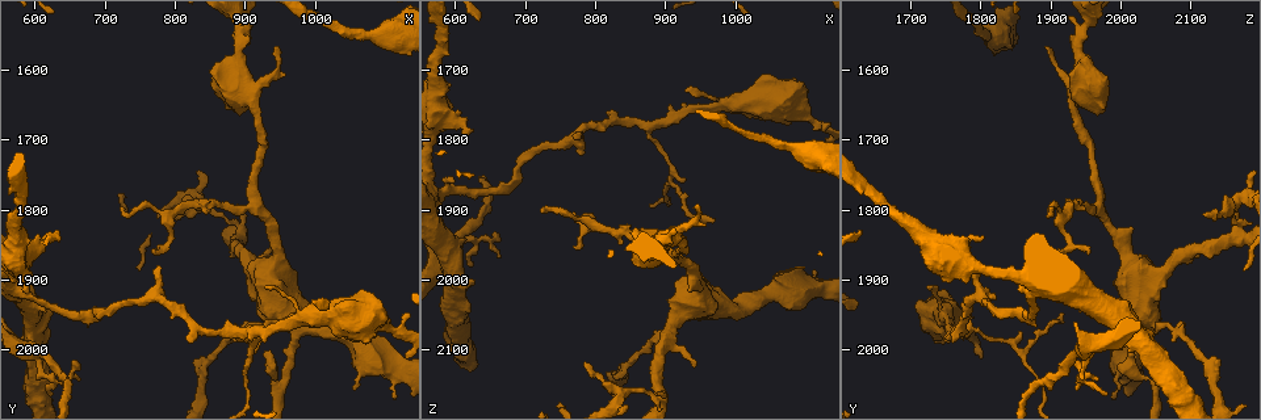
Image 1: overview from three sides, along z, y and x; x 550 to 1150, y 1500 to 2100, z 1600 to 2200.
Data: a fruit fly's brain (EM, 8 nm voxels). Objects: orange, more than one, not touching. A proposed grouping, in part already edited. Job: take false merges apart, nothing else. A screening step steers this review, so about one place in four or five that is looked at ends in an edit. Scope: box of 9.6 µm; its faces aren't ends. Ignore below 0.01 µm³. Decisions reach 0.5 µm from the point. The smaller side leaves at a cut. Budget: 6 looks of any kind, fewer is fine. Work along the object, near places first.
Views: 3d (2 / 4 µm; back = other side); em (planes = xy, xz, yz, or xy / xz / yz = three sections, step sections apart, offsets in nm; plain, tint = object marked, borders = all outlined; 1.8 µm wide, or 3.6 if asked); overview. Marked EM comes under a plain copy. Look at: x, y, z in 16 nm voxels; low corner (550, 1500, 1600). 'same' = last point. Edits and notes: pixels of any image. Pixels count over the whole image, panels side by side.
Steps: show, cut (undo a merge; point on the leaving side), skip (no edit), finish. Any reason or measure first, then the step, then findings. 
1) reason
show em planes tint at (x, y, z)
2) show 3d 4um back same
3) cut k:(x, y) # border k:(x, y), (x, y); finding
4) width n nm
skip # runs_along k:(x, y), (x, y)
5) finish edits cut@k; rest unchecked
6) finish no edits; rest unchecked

four arms meet
show em planes tint at (595, 2005, 1945)

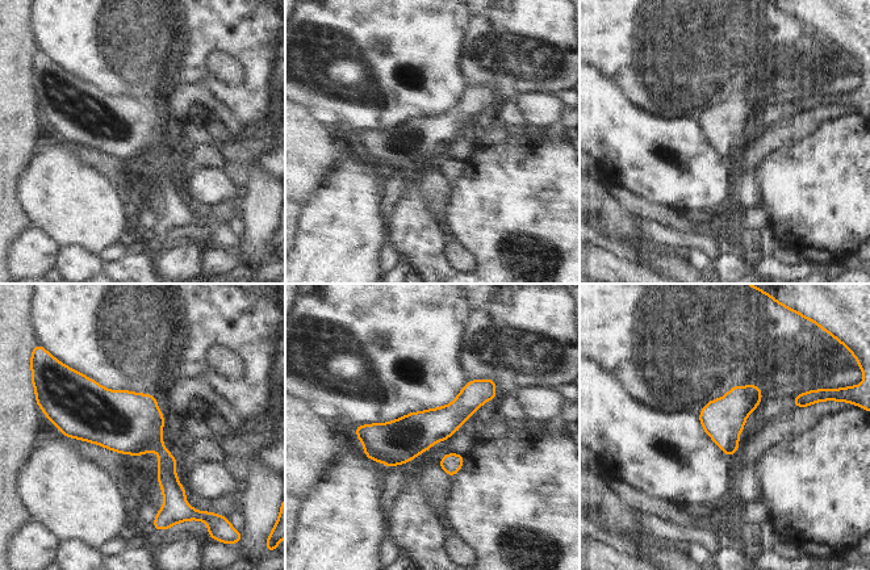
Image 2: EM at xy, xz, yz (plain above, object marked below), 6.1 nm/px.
cut 2:(130, 423) # border 2:(162, 445), (158, 451); a second cell is stuck on

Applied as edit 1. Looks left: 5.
show overview

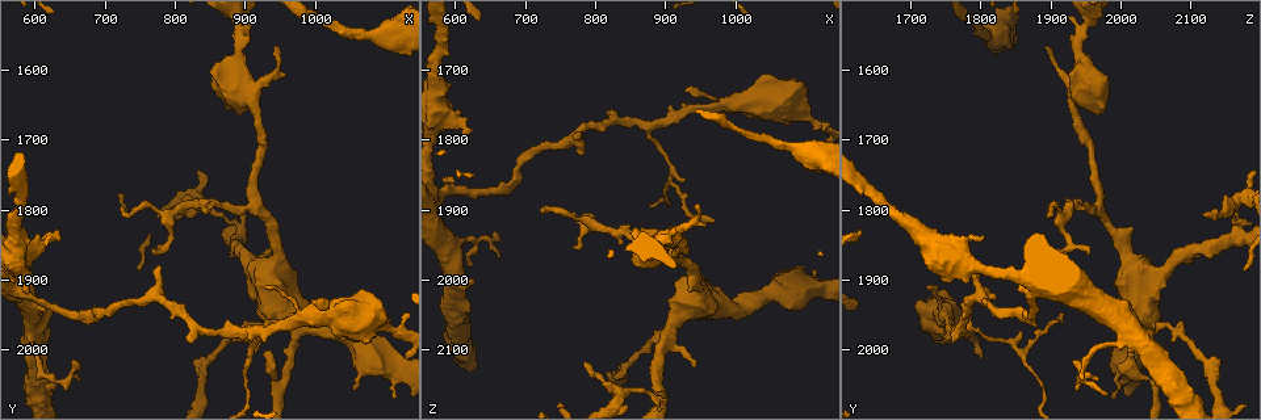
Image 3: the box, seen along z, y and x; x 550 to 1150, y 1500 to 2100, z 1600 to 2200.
thick turns thin
show 3d 2um at (880, 1970, 1780)

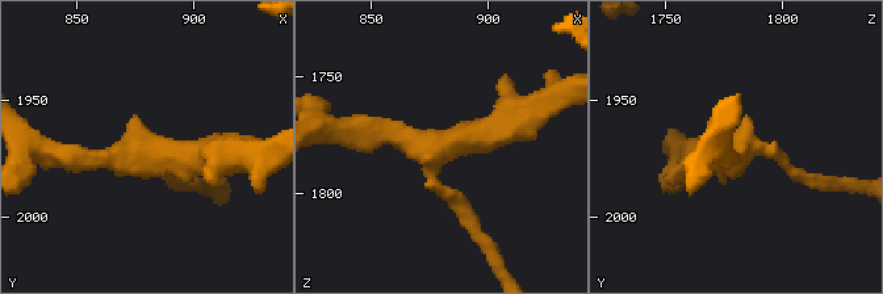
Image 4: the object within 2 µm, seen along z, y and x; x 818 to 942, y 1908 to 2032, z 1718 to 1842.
arms 3
show em planes tint at (878, 1973, 1777)

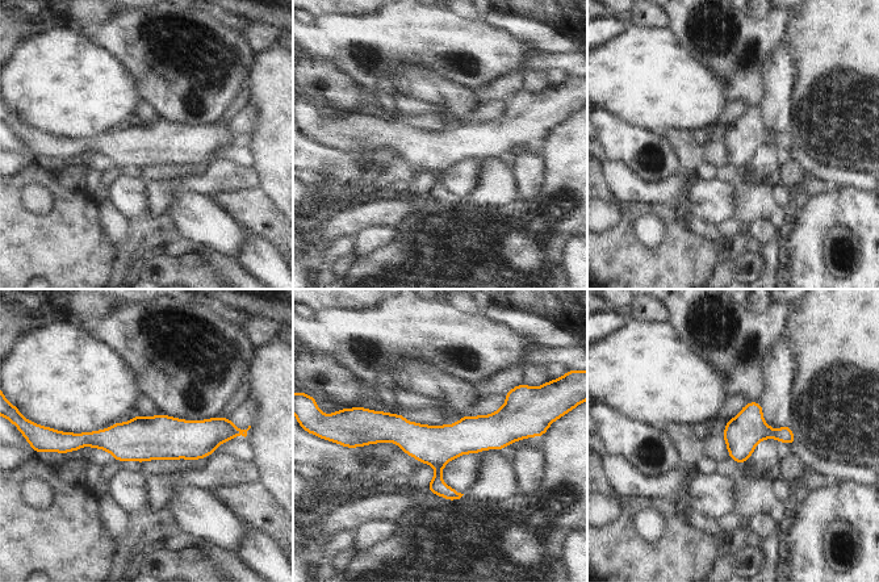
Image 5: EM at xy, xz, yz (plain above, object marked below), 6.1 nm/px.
skip # runs_along 5:(225, 430), (199, 439), (67, 443); continuous, no second cell

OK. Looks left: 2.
a fork
show 3d 4um at (770, 1925, 1795)

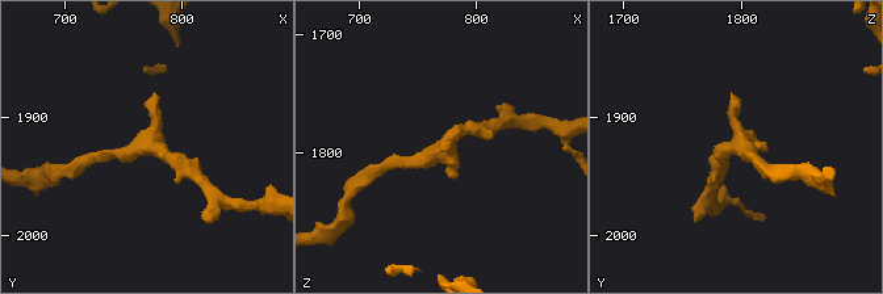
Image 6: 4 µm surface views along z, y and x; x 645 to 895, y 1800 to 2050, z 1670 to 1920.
show em planes tint at (770, 1926, 1794)

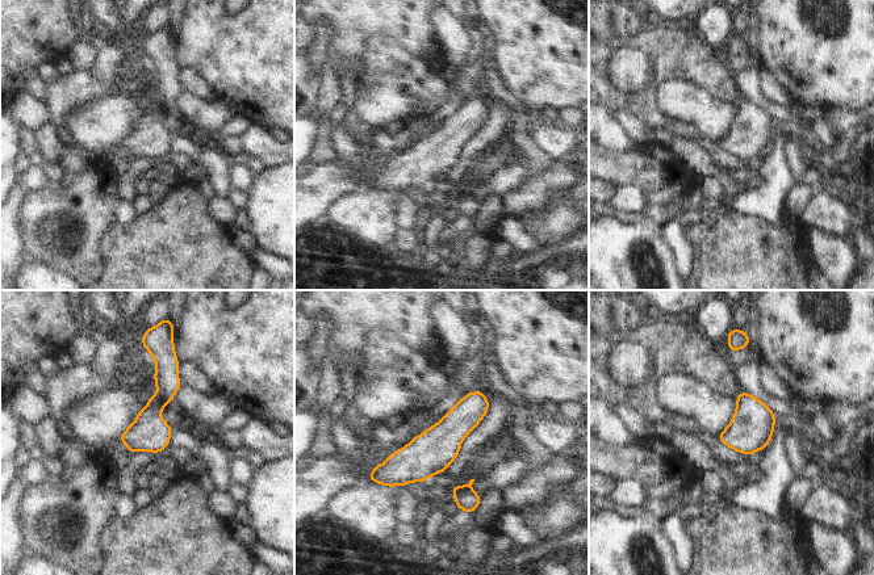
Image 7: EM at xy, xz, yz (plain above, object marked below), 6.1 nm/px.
width 220 nm
skip # runs_along 7:(485, 402), (423, 457), (375, 478); continuous, no second cell

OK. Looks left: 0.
finish edits cut@2; rest unchecked

